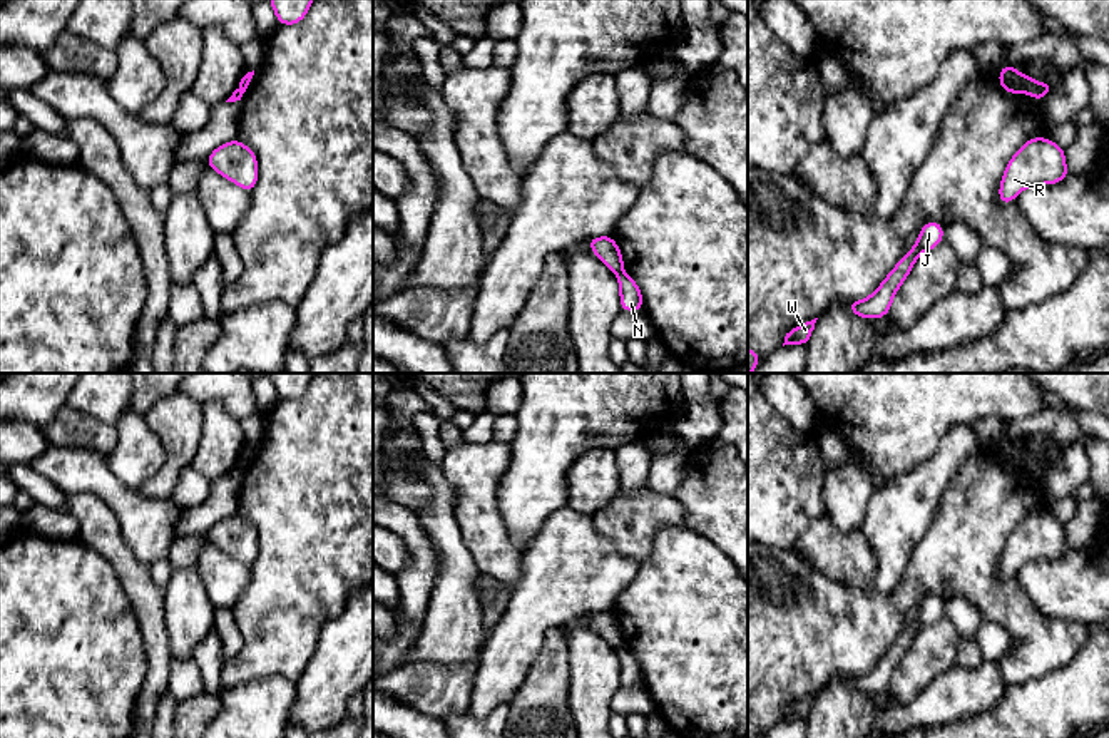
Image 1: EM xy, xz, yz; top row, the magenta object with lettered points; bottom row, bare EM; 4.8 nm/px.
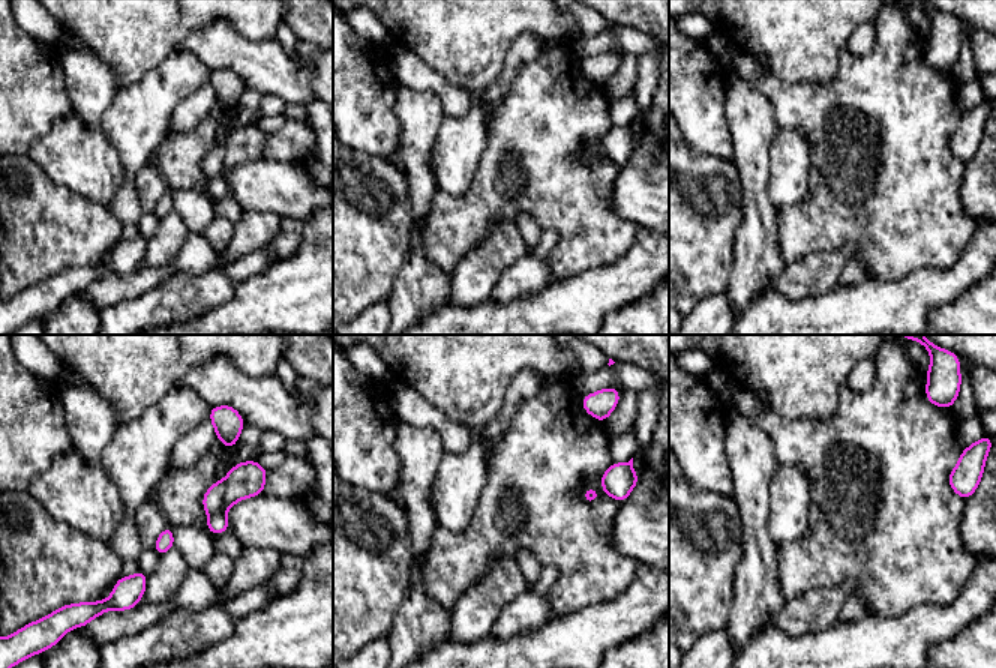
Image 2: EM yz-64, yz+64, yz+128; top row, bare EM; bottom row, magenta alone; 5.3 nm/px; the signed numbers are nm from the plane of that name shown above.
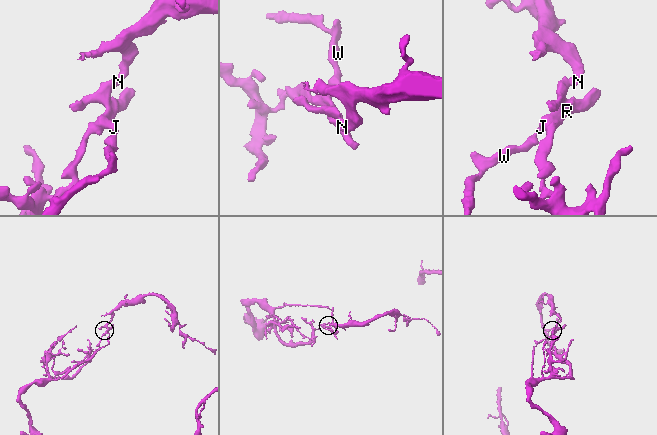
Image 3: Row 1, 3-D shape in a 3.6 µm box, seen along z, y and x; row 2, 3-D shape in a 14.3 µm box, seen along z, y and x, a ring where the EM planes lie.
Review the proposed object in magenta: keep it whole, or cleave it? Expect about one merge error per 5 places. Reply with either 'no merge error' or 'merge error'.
merge error

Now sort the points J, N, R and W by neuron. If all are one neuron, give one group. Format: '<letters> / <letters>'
J R W / N

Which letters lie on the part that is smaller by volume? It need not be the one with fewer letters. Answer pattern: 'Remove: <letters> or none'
Remove: N

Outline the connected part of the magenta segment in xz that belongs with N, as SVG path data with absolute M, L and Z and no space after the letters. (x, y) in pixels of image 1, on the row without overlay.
M617 649L617 658L621 664L621 684L622 686L637 686L644 684L642 668L637 658L627 649Z

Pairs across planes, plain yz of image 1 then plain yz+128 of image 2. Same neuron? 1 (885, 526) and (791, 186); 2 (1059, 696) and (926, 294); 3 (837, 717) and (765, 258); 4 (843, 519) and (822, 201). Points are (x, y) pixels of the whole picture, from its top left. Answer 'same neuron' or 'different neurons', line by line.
1: same neuron
2: same neuron
3: same neuron
4: different neurons

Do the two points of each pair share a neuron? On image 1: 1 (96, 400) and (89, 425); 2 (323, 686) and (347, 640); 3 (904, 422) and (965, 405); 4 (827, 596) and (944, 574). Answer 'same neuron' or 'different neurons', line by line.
1: different neurons
2: same neuron
3: same neuron
4: same neuron

